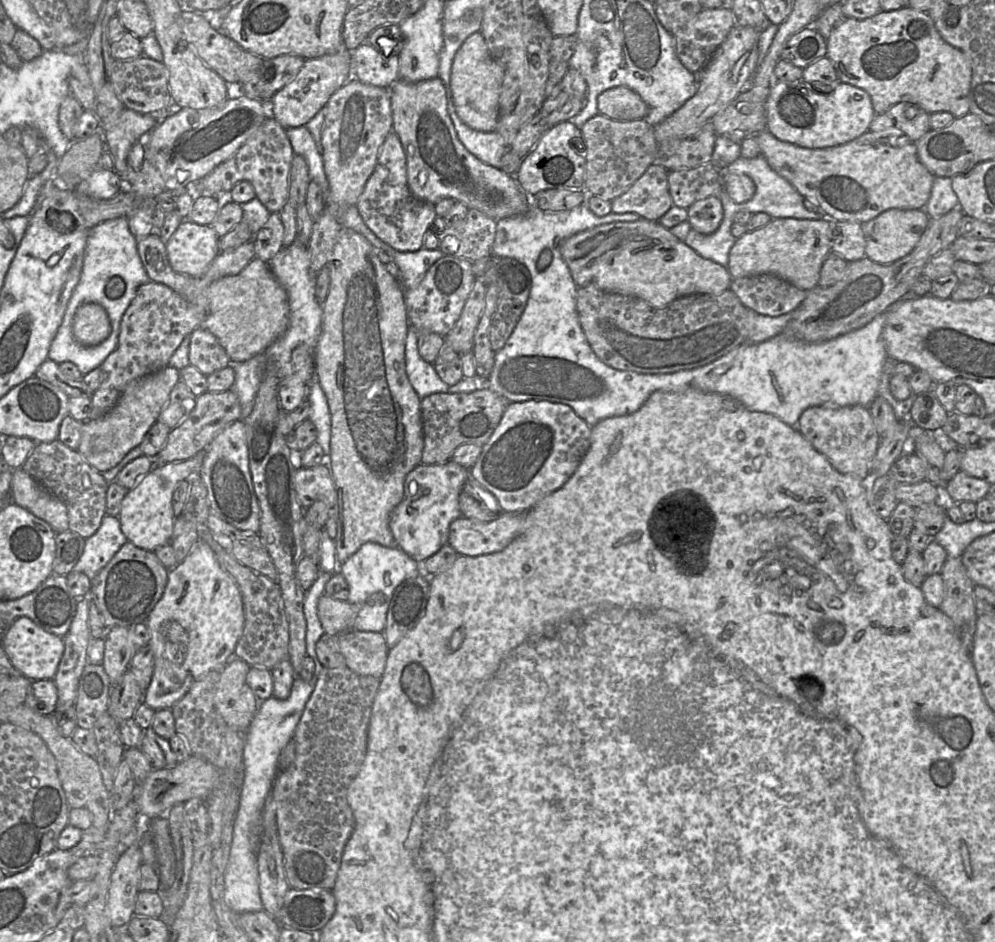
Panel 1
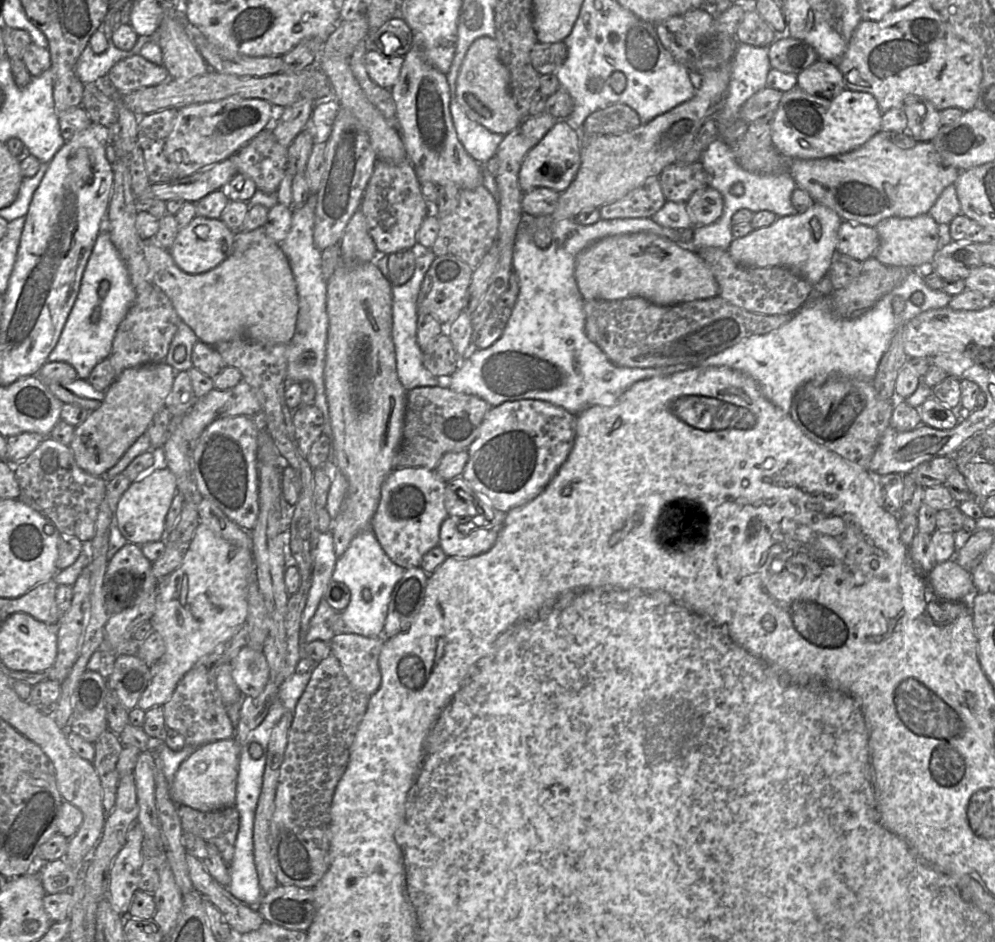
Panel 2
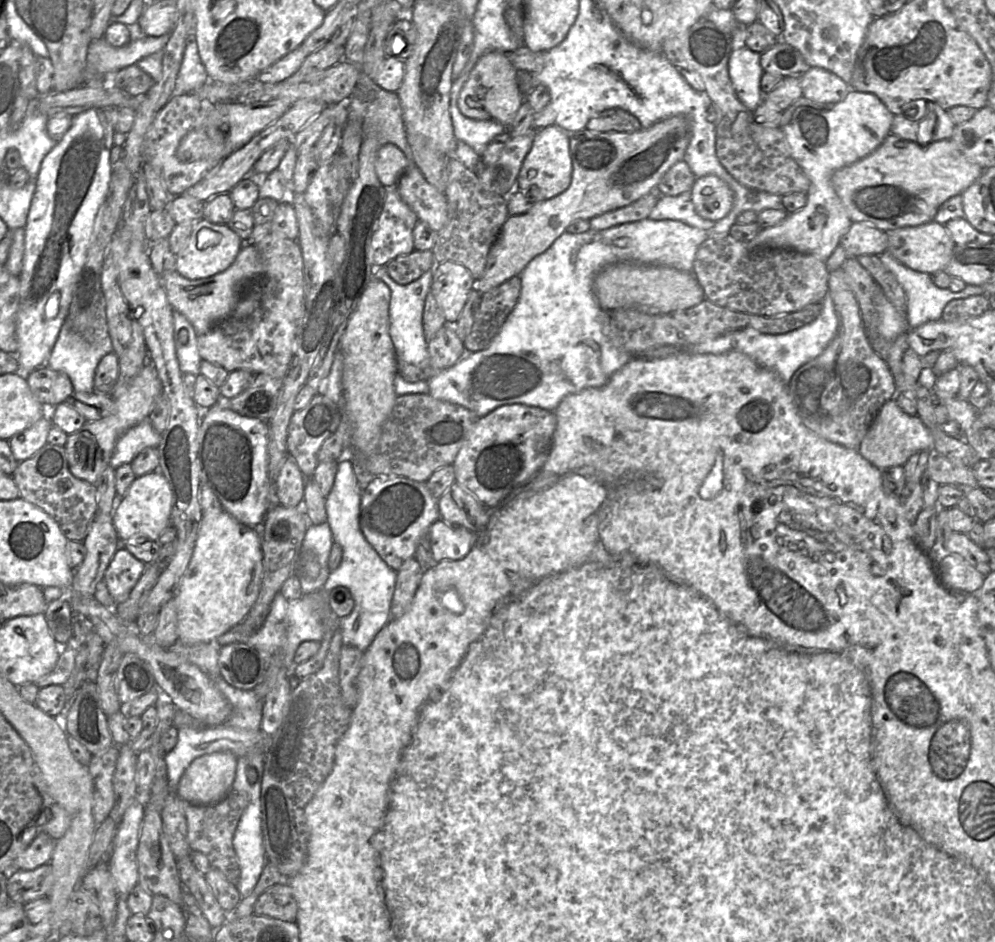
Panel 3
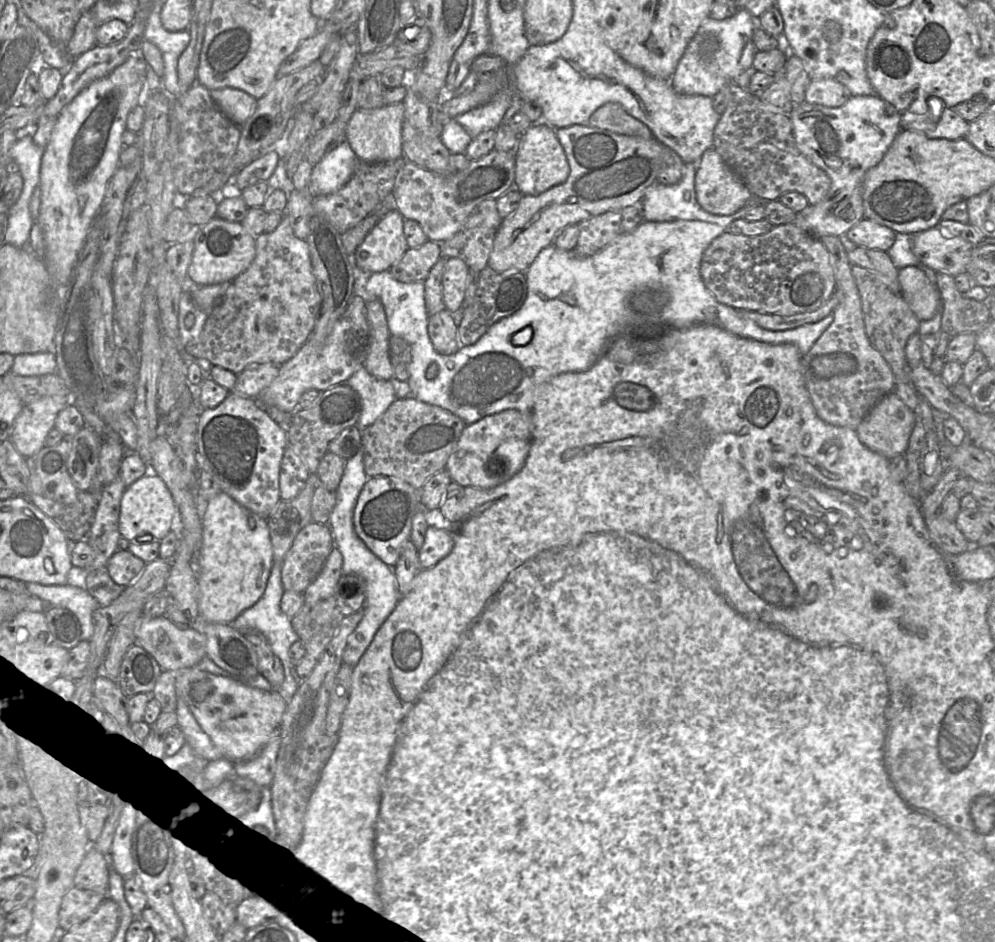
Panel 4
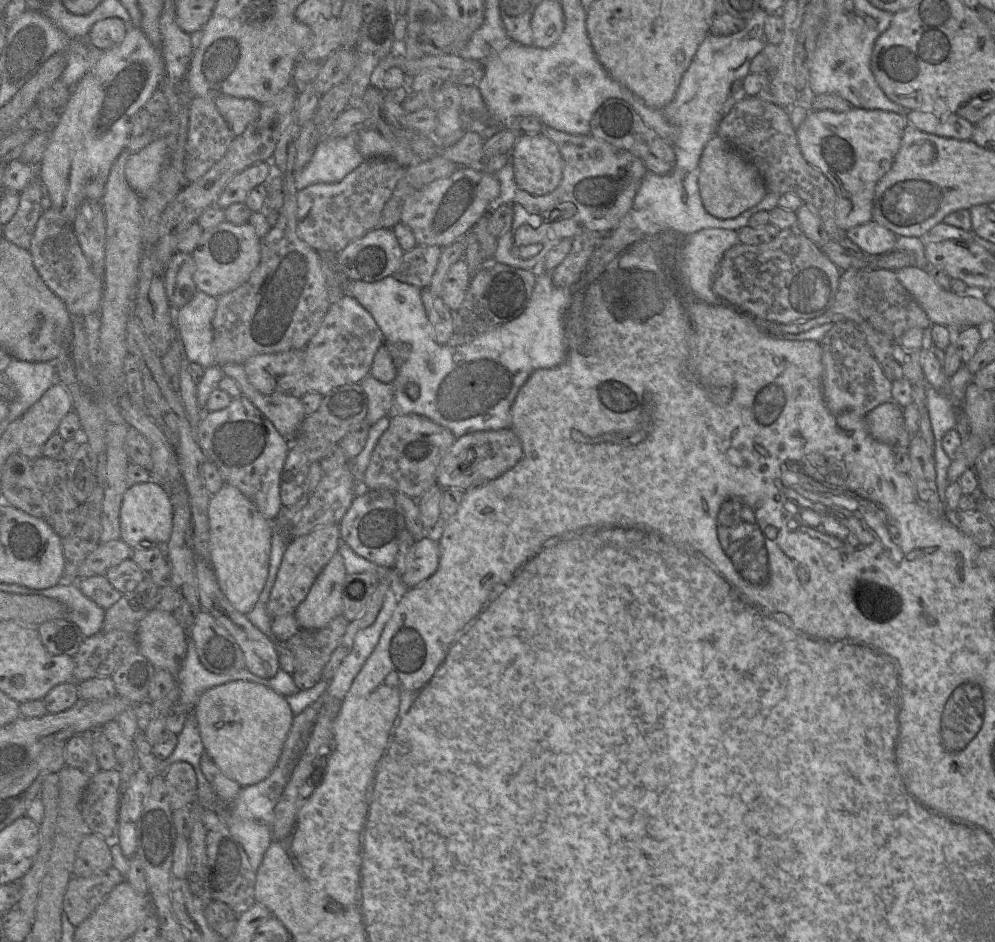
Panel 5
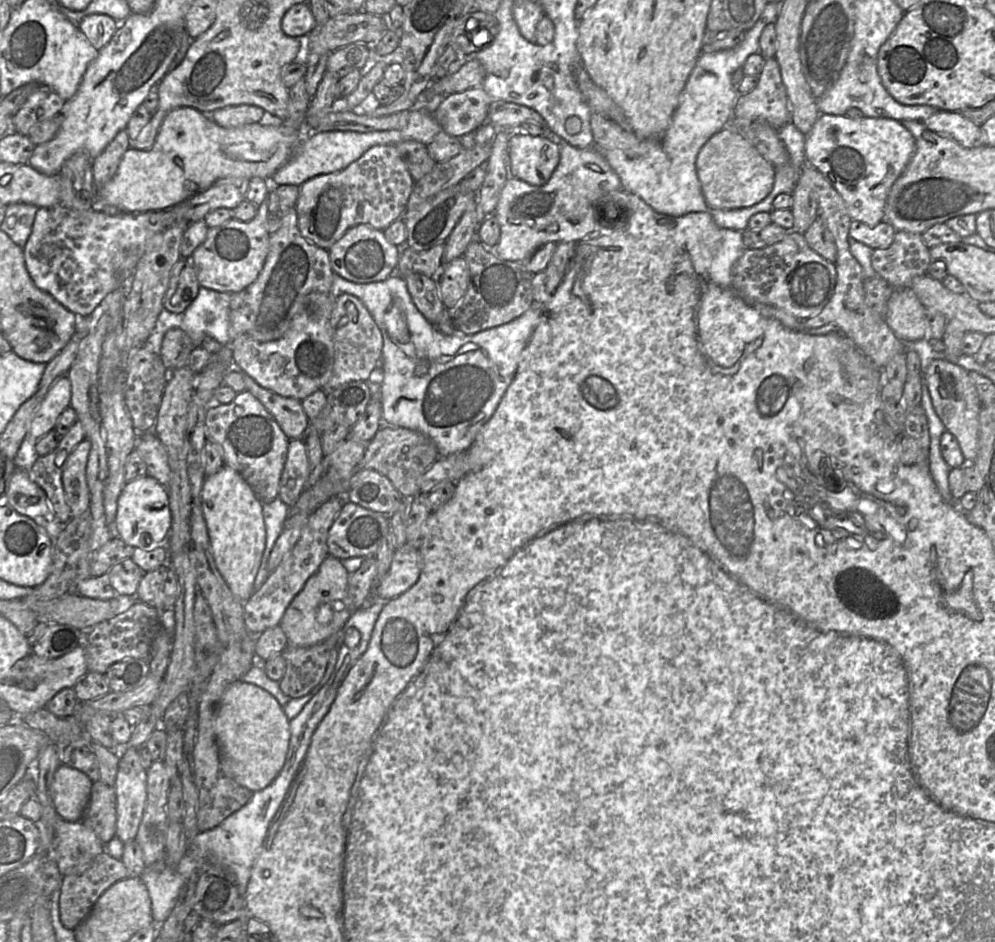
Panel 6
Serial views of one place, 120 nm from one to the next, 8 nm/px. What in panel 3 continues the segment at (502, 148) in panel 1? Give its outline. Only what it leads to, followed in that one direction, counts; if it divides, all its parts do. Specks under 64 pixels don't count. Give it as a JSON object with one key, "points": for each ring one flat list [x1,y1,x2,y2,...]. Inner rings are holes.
{"points":[[450,99,450,115,457,140,471,146,479,156,497,135,507,131,499,122,464,116,458,107,458,99]]}

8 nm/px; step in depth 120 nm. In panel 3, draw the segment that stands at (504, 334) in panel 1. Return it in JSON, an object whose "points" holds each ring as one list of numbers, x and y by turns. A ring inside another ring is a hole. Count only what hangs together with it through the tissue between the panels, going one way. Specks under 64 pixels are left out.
{"points":[[514,276,481,295,471,332,463,340,468,352,480,351,489,346,516,306,521,286,520,276]]}

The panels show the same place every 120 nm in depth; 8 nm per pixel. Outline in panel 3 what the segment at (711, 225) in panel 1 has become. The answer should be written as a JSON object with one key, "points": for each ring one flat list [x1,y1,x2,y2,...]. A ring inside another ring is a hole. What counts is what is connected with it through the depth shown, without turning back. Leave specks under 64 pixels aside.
{"points":[[715,175,697,178,691,192,696,212,705,219,717,222,733,208,734,192]]}

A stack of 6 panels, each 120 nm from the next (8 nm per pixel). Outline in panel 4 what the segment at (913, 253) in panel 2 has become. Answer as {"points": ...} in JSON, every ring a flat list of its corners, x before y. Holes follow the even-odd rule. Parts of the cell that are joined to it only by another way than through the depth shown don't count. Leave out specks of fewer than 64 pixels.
{"points":[[934,227,912,236,912,250,920,262,953,277,967,272,974,245]]}

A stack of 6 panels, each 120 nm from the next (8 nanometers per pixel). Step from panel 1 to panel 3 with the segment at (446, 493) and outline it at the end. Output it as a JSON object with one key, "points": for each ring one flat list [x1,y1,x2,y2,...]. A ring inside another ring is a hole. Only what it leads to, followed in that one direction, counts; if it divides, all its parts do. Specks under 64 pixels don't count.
{"points":[[379,475,375,476,375,478,373,478,362,491,359,519,361,531,369,544,377,551,379,556,395,571,398,571,410,558,415,557,416,547,420,538,428,535,430,526,438,519,440,519,438,500,433,497,425,482,418,482,401,476]]}

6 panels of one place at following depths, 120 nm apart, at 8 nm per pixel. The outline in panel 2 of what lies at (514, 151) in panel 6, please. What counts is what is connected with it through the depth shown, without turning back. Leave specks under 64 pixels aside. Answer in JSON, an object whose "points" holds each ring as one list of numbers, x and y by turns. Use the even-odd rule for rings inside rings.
{"points":[[558,120,542,140,525,156,519,171,519,186,523,193,545,187,562,193,568,189,581,164,581,135,565,120]]}

